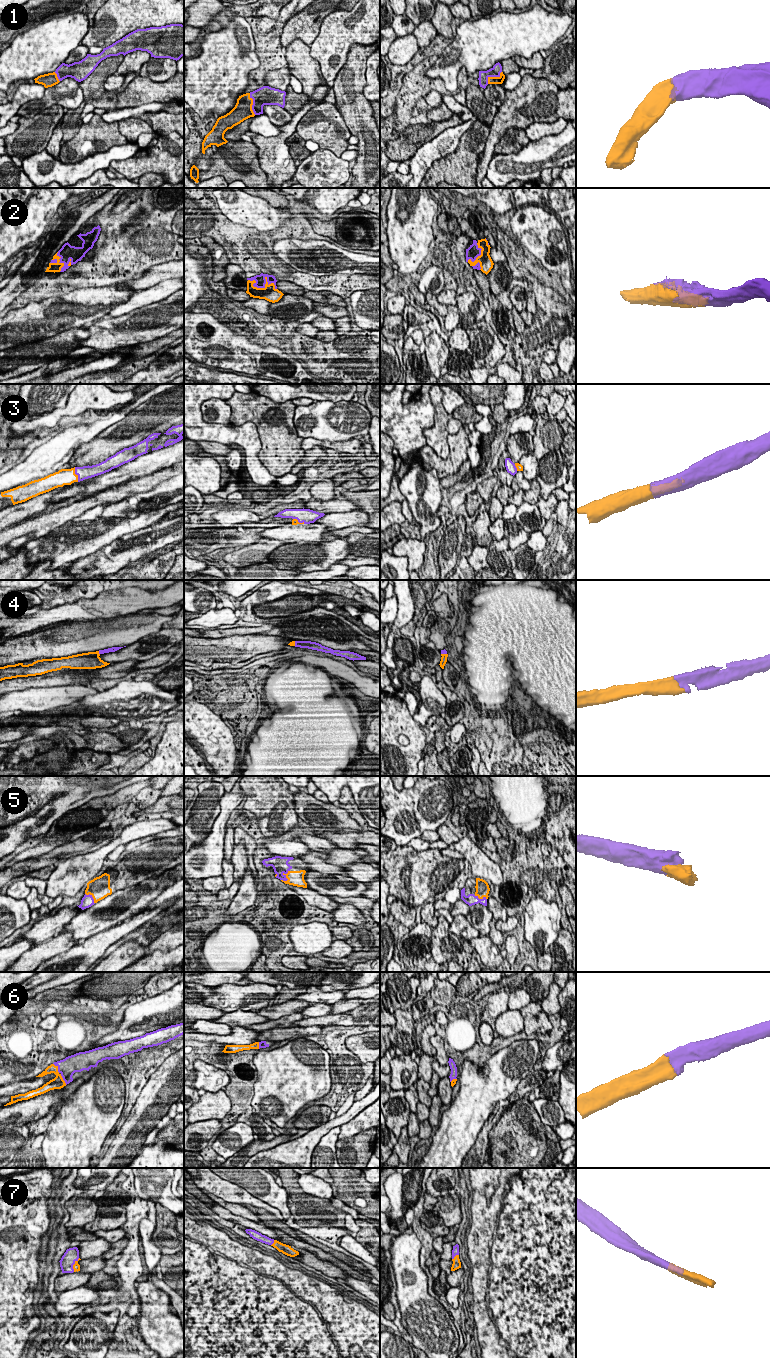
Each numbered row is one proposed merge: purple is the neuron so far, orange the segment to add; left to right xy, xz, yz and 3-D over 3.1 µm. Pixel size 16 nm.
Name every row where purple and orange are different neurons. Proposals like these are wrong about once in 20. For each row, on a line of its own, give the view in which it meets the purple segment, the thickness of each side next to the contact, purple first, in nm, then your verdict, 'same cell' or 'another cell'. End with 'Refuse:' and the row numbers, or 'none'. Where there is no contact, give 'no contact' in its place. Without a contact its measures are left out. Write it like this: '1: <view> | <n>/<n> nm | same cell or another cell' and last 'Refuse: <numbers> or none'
1: yz | 160/130 nm | same cell
2: xz | 160/240 nm | same cell
3: xy | 220/260 nm | same cell
4: xy | 90/280 nm | same cell
5: xz | 260/260 nm | same cell
6: xy | 300/190 nm | same cell
7: xy | 240/120 nm | same cell
Refuse: none

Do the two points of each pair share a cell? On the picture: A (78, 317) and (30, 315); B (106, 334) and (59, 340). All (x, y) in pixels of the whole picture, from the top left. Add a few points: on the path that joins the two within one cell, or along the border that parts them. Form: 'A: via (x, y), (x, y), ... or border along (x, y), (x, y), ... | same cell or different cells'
A: via (66, 315), (42, 315) | same cell
B: border along (88, 337), (79, 340), (75, 345) | different cells

